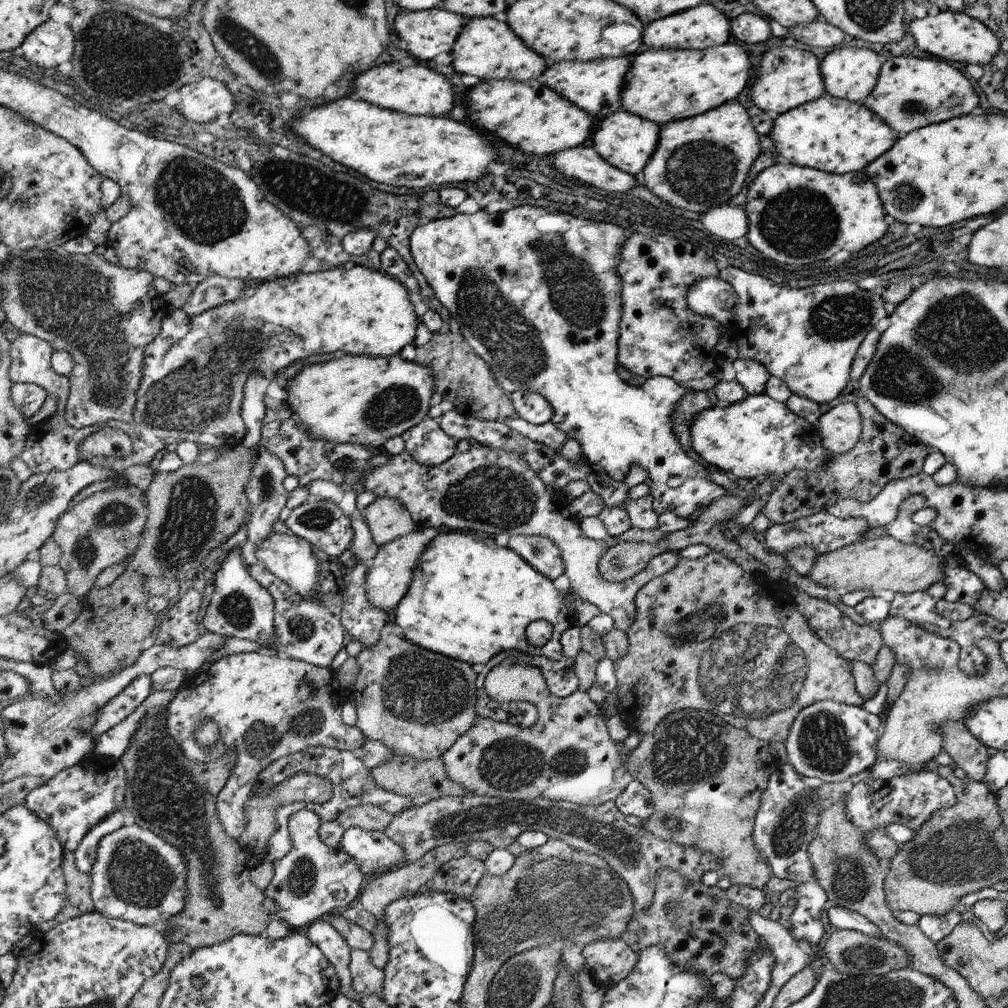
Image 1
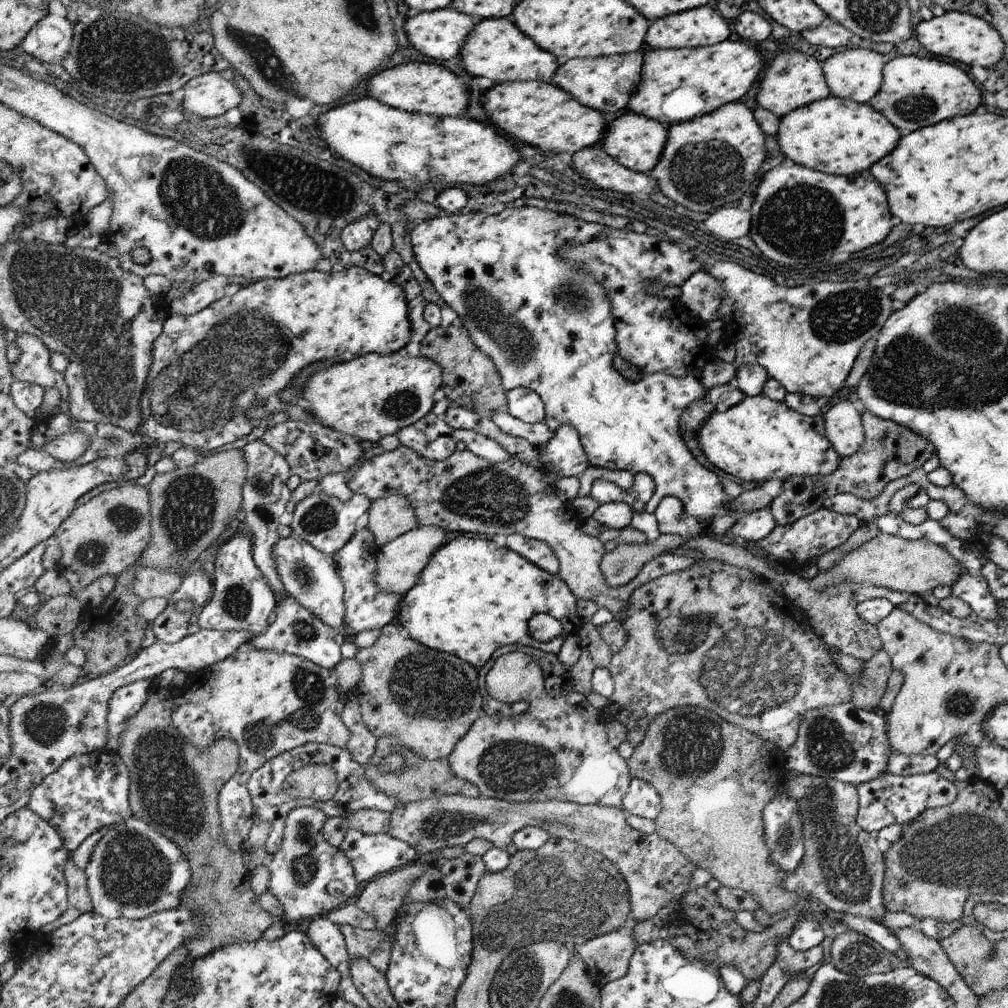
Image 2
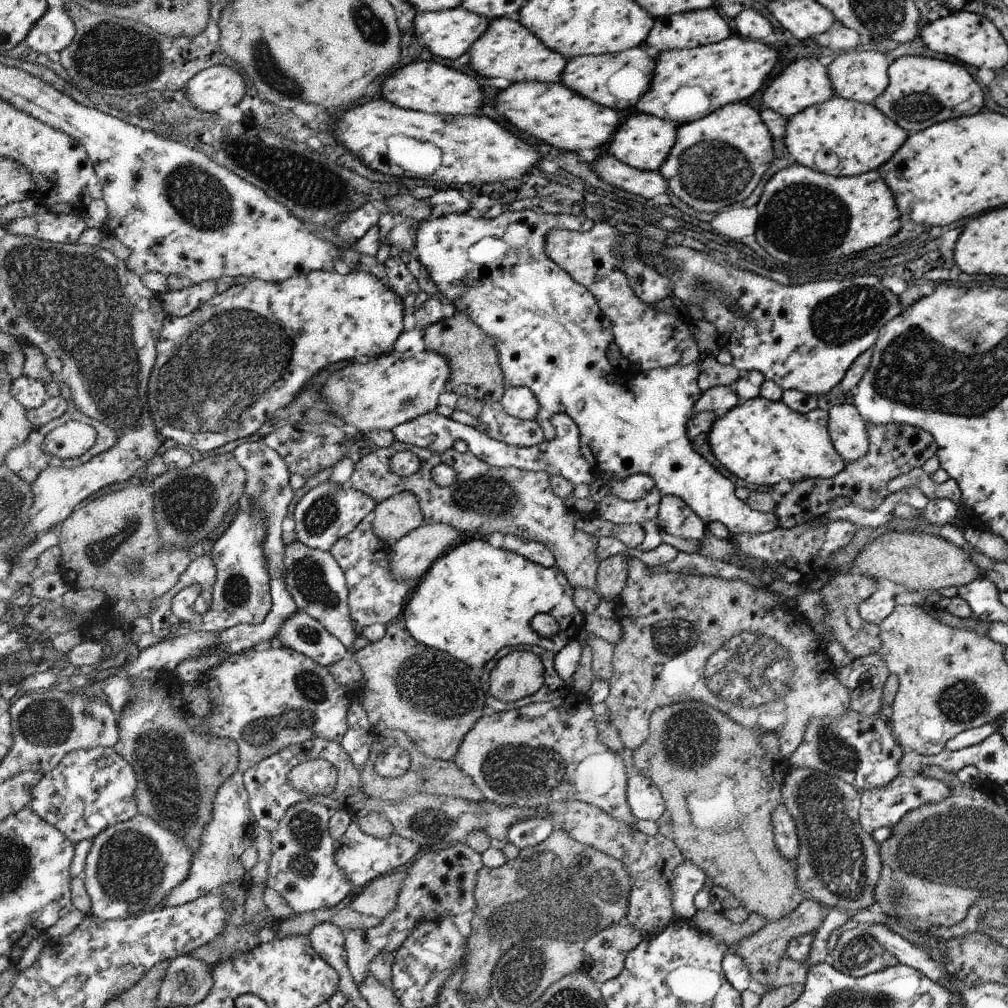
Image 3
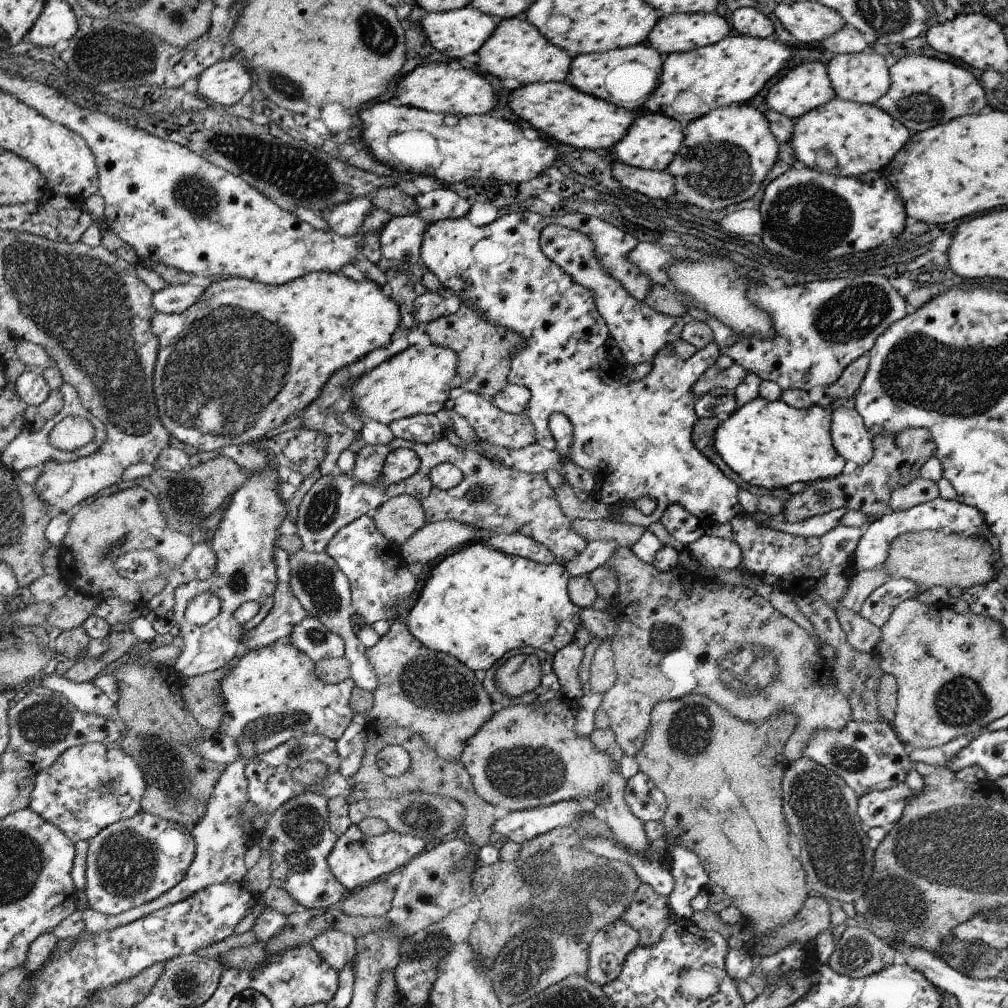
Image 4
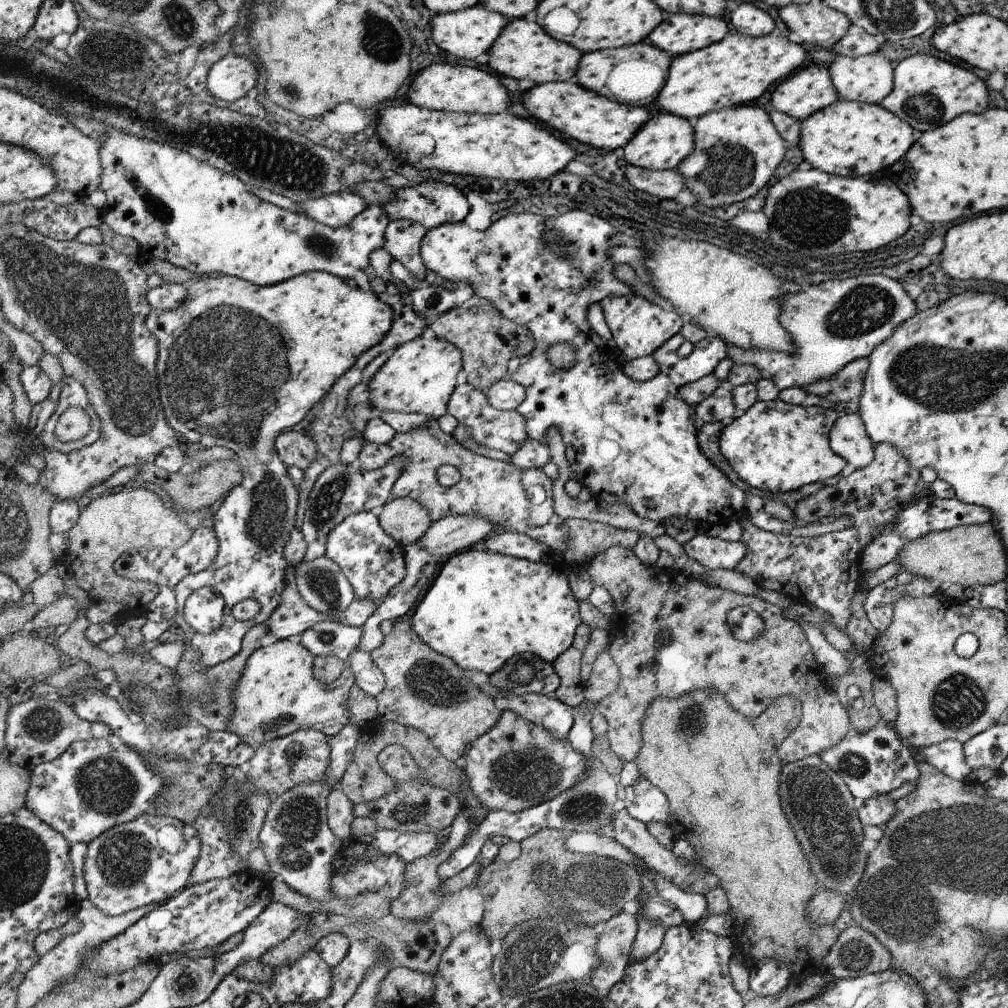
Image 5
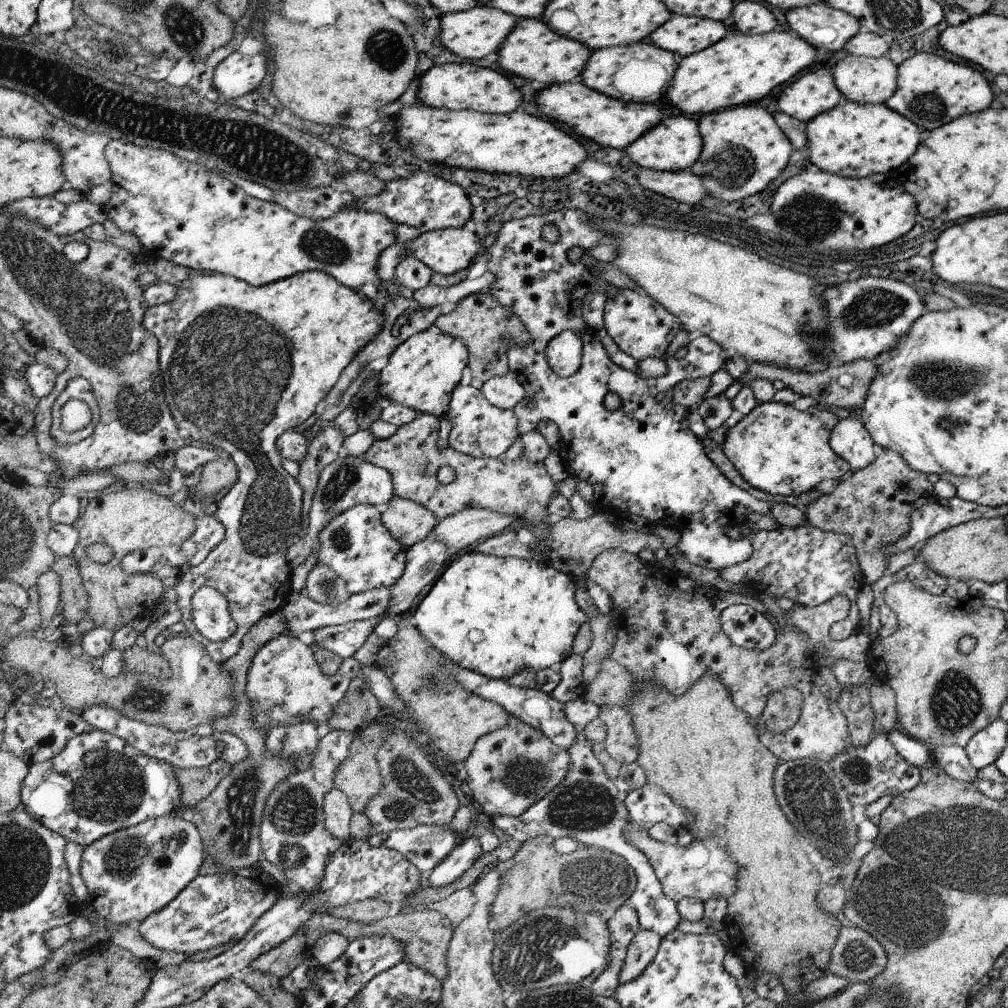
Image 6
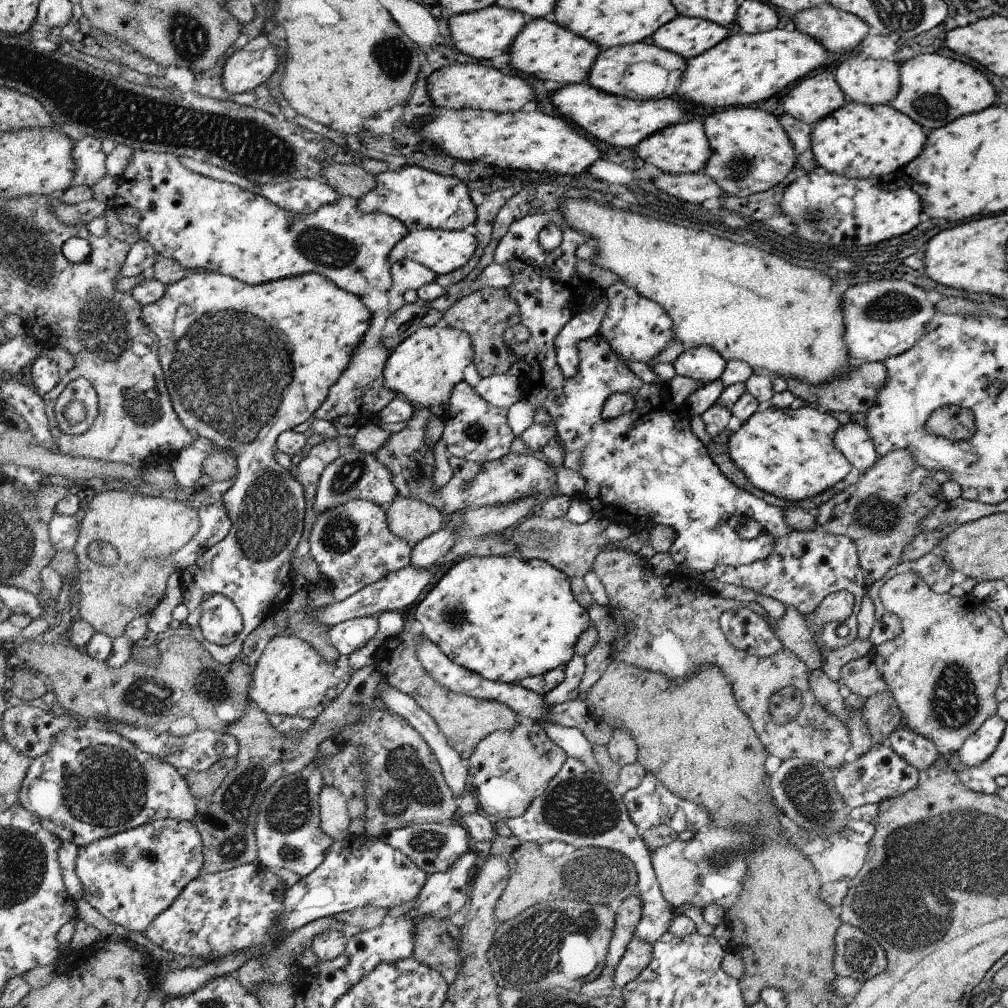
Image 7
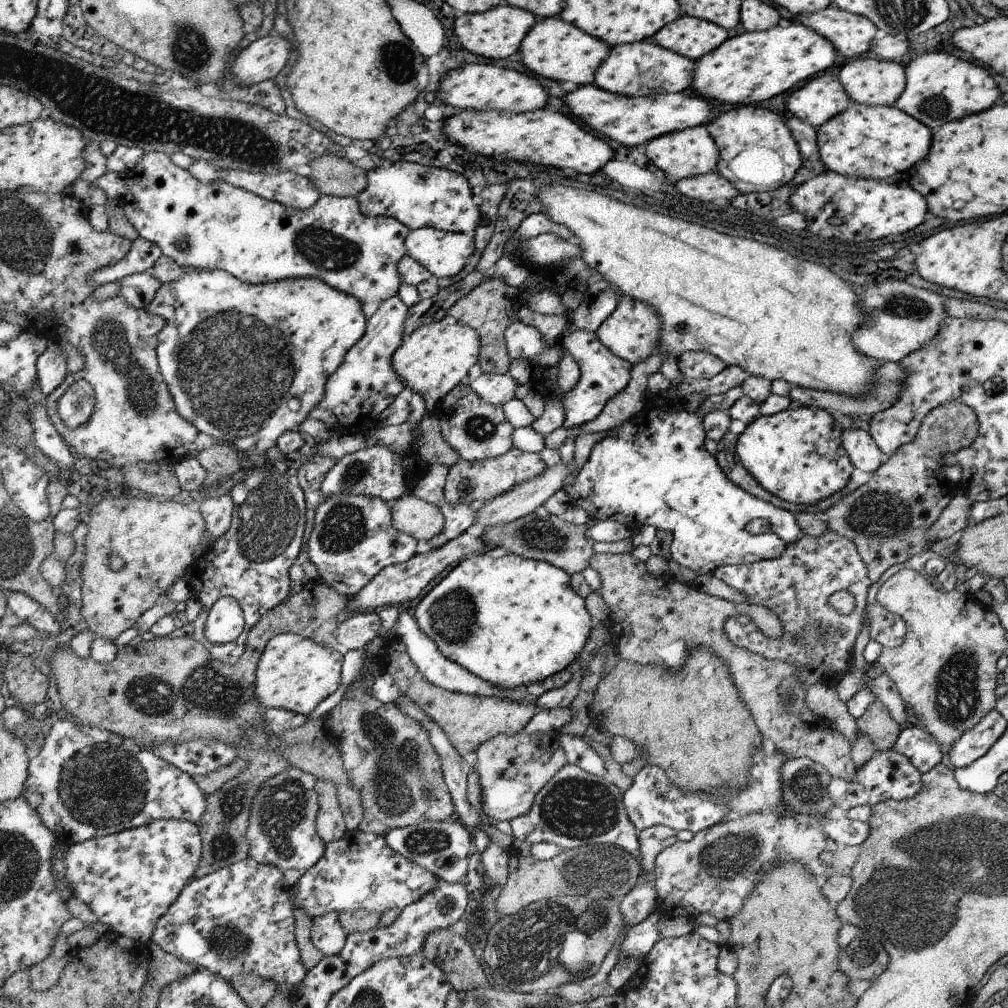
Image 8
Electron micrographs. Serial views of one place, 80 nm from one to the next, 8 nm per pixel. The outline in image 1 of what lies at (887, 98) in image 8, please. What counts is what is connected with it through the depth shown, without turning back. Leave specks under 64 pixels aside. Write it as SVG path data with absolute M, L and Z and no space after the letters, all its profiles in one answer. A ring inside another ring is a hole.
M844 46L836 50L831 49L823 60L823 81L826 92L838 99L846 99L852 102L863 103L878 84L881 74L880 58L877 52L868 48Z

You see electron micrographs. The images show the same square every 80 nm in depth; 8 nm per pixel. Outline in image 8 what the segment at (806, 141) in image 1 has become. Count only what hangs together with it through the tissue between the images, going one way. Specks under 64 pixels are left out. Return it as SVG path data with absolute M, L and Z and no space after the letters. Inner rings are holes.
M851 102L842 113L816 128L816 134L817 157L823 162L826 170L859 179L903 179L906 170L923 161L931 152L931 144L934 140L934 131L931 128L921 123L919 119L912 118L912 115L901 111L899 107L854 102Z

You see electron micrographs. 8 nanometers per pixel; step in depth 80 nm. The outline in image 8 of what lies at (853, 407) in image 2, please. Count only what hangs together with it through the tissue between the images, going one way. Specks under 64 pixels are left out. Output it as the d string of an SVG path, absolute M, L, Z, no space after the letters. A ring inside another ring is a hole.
M844 429L842 443L851 462L862 472L874 472L885 461L883 451L863 429Z

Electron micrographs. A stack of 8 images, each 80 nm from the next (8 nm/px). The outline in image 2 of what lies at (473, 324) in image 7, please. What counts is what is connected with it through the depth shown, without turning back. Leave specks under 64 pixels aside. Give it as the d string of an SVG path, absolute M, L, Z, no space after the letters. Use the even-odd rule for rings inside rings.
M450 325L437 326L426 334L421 342L420 357L436 361L443 368L441 389L450 402L475 413L487 415L498 410L507 410L507 391L501 383L498 368L492 359L485 355L472 341L464 327Z

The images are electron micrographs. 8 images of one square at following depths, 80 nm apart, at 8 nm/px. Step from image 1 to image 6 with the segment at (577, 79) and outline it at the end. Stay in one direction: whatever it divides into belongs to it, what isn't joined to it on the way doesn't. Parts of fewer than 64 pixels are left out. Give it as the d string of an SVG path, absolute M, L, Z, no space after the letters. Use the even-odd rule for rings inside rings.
M644 40L631 45L594 51L578 79L587 87L608 95L609 98L658 105L665 102L668 85L671 84L680 61L682 61L680 55Z

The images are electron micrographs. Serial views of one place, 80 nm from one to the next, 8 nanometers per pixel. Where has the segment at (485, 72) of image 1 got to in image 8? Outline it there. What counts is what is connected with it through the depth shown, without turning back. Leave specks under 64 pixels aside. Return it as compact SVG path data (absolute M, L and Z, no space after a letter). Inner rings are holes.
M560 17L538 19L519 46L521 63L528 72L542 79L559 82L574 82L587 85L595 80L595 74L612 47L586 34L577 26L564 22Z

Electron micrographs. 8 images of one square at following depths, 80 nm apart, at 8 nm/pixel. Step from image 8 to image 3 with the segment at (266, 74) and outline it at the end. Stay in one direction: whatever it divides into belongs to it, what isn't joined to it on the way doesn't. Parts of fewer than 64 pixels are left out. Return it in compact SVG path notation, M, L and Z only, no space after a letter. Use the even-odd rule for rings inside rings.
M213 66L200 71L190 82L188 94L192 94L192 102L196 102L202 112L218 112L222 106L238 105L242 100L246 84L234 69L236 66Z

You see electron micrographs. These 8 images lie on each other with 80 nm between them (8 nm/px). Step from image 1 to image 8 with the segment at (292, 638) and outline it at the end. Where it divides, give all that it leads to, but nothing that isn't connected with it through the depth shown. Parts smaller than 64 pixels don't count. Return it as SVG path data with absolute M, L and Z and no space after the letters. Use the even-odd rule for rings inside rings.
M368 611L341 618L337 623L337 650L341 653L361 649L376 637L383 627L378 612Z

